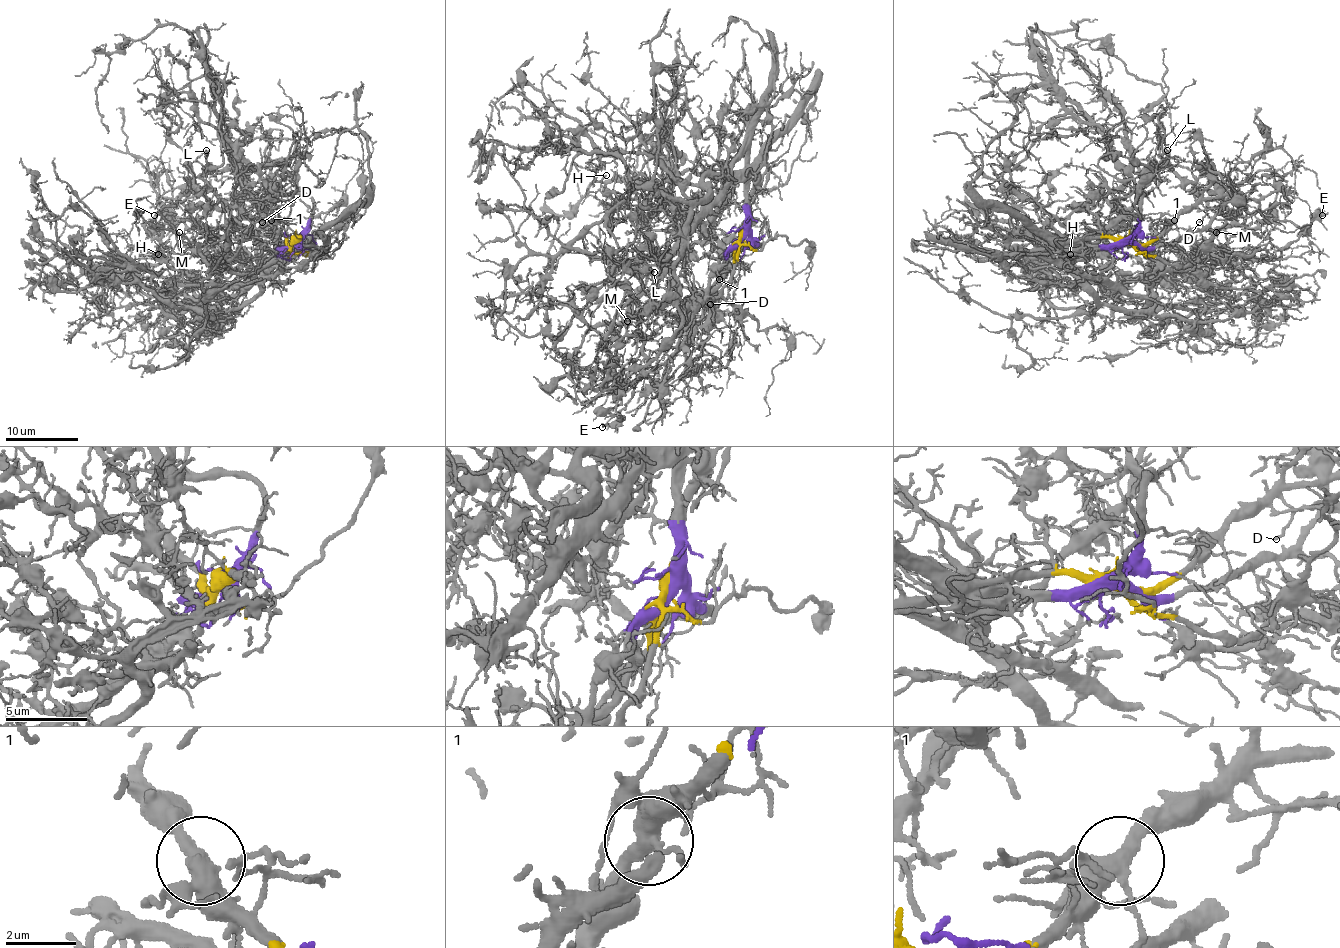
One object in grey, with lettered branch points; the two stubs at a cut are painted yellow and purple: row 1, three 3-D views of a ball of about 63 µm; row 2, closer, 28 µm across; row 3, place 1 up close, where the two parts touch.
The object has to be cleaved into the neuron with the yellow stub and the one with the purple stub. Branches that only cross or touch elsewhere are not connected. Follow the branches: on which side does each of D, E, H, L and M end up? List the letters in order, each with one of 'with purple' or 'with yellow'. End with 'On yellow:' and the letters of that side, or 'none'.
D: with yellow
E: with purple
H: with purple
L: with yellow
M: with purple
On yellow: D, L

